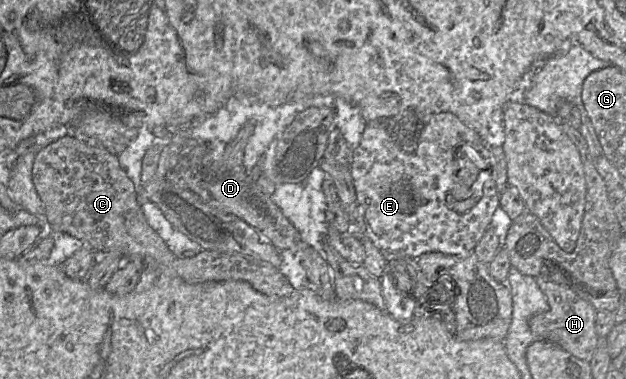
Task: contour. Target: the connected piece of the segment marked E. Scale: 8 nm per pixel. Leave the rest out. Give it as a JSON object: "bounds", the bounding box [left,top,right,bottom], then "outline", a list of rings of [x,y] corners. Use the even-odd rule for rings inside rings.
{"bounds":[350,112,500,262],"outline":[[[443,112],[431,117],[413,153],[405,152],[380,121],[371,121],[359,146],[352,151],[350,170],[359,210],[369,230],[378,238],[378,248],[389,262],[392,259],[417,260],[430,252],[459,257],[472,254],[500,206],[500,194],[492,175],[494,166],[495,157],[479,134],[454,114]],[[459,149],[477,168],[474,180],[481,177],[480,191],[483,192],[478,204],[465,213],[449,207],[451,196],[464,198],[467,186],[471,186],[458,178]]]}

